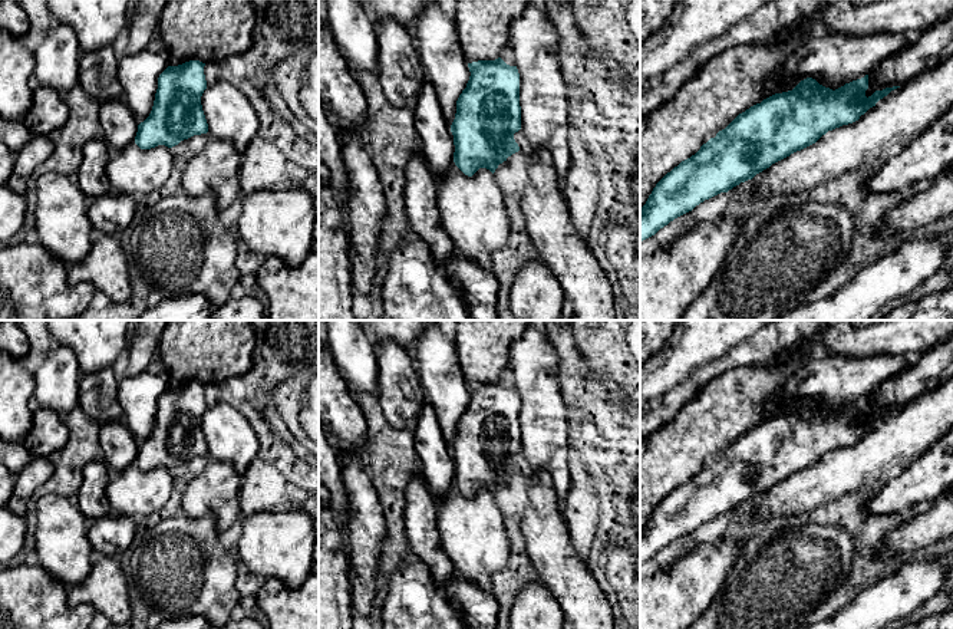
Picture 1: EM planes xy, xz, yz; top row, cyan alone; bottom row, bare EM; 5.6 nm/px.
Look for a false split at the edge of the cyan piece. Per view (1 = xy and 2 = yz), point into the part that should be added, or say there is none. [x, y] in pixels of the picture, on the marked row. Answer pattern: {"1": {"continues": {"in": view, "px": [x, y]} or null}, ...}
{"1": {"continues": null}, "2": {"continues": null}}

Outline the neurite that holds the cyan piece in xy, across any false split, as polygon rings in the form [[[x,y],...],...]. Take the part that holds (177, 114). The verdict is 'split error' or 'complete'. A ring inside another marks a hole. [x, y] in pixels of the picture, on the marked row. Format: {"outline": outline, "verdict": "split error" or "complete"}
{"outline": [[[189,60],[168,66],[158,78],[149,116],[138,125],[135,144],[141,149],[172,148],[194,135],[208,132],[201,96],[207,89],[205,63]]], "verdict": "complete"}

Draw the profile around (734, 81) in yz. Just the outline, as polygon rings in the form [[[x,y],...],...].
[[[811,26],[794,27],[774,43],[729,47],[710,59],[693,78],[656,111],[640,118],[640,208],[656,184],[682,161],[695,155],[703,144],[725,129],[739,113],[778,93],[779,73],[789,56],[788,46]]]

